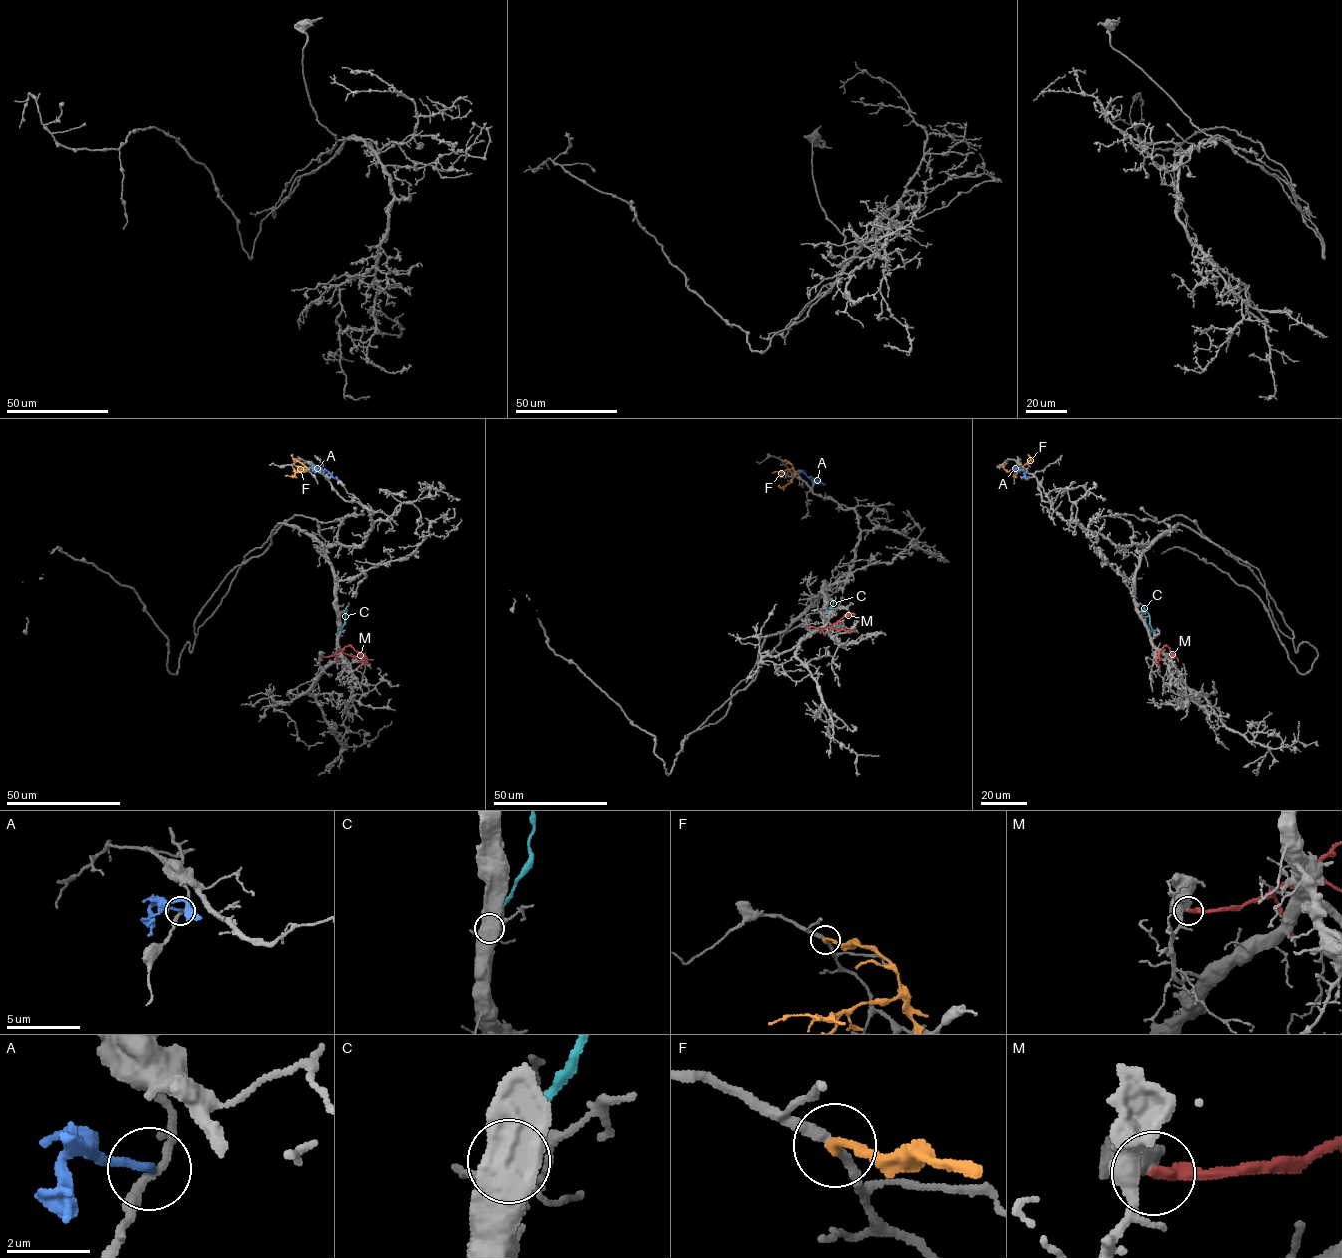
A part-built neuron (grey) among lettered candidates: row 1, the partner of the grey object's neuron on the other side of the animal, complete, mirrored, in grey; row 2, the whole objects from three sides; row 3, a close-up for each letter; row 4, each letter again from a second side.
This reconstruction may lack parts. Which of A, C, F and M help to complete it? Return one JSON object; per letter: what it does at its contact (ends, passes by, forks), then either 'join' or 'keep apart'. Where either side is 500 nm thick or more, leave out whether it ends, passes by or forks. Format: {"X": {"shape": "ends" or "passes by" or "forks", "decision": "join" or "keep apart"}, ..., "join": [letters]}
{"A": {"shape": "ends", "decision": "keep apart"}, "C": {"shape": "ends", "decision": "keep apart"}, "F": {"shape": "ends", "decision": "keep apart"}, "M": {"shape": "ends", "decision": "keep apart"}, "join": []}

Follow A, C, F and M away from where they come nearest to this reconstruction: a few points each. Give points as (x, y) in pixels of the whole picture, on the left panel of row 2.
A: (308, 469), (321, 468), (338, 479)
C: (338, 633), (348, 602)
F: (294, 464), (304, 471), (308, 469), (292, 454)
M: (322, 657), (350, 645), (360, 656), (361, 668)

